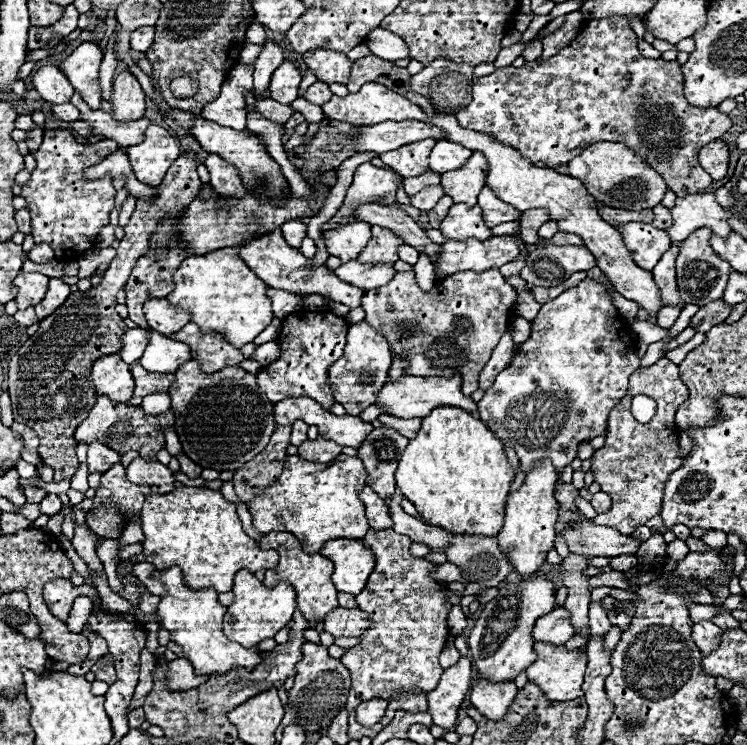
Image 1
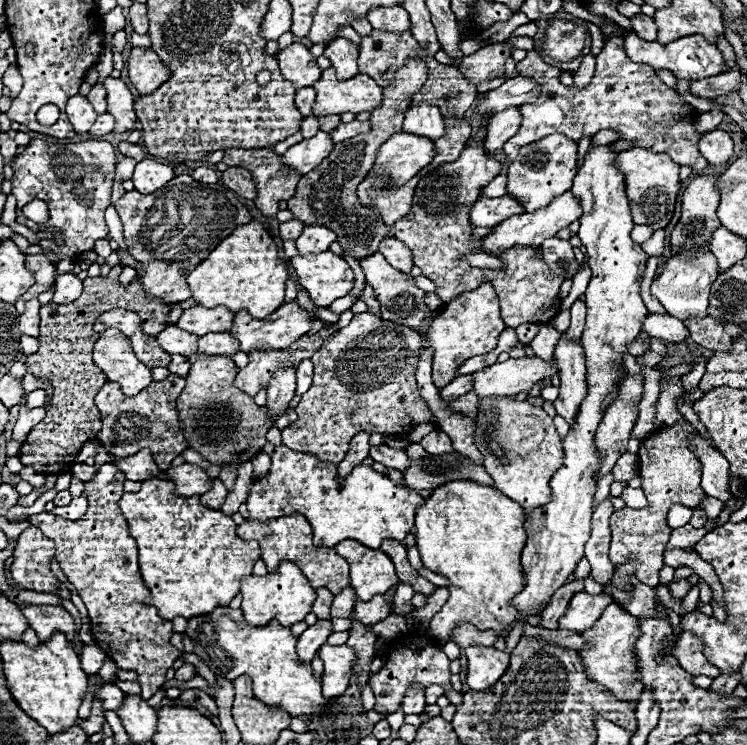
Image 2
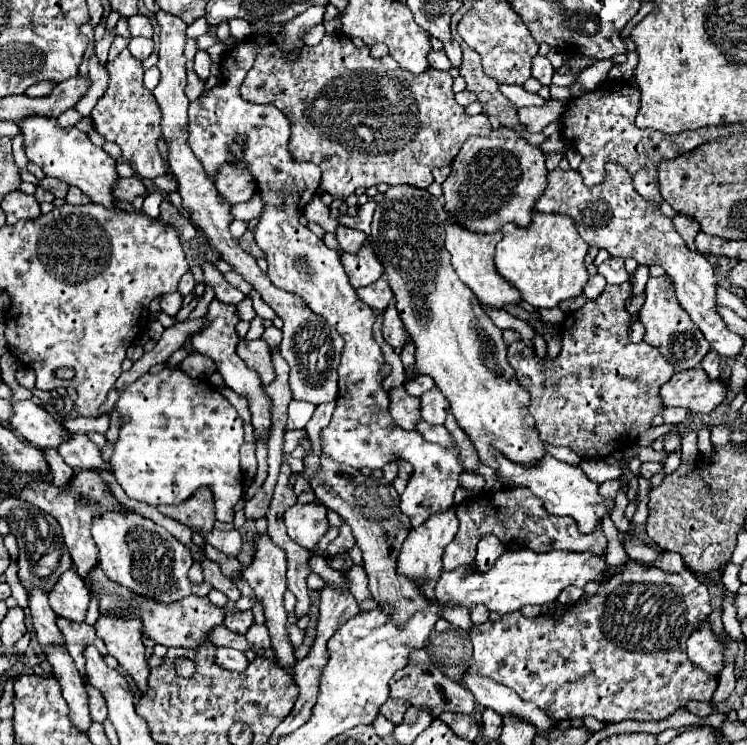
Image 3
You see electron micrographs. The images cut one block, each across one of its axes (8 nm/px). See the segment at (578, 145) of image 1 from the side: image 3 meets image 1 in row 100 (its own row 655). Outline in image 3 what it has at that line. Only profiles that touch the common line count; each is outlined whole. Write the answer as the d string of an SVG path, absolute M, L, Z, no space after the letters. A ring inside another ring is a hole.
M632 562L624 568L624 572L620 576L614 576L612 580L608 580L608 584L600 586L600 590L594 594L594 598L580 602L578 606L568 606L562 620L552 620L550 616L536 616L536 618L524 618L520 612L510 612L508 616L502 616L500 622L484 622L484 624L476 624L468 630L470 642L472 642L472 658L468 662L468 672L476 672L482 676L488 676L496 682L502 682L504 686L512 688L522 700L526 702L534 702L538 708L542 708L550 720L554 724L562 722L562 720L574 720L574 718L586 718L592 716L600 722L622 722L622 720L664 720L668 716L672 716L678 708L686 706L686 702L690 700L712 700L712 694L718 686L718 676L710 676L708 672L696 668L696 664L692 664L688 660L686 654L686 640L688 636L700 628L704 622L708 622L708 616L712 612L710 606L710 596L708 596L708 588L696 580L696 576L690 570L682 570L682 572L664 572L658 568L644 568L640 562Z

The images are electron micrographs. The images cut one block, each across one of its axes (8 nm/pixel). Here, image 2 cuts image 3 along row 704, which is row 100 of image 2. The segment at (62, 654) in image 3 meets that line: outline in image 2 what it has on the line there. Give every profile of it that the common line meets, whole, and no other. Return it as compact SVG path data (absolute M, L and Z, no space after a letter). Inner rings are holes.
M76 94L76 96L72 96L68 100L66 114L68 114L68 120L72 122L72 126L74 126L74 130L78 134L88 134L92 124L94 124L94 120L96 120L96 116L98 116L94 112L92 104L88 102L88 98L82 96L82 94Z

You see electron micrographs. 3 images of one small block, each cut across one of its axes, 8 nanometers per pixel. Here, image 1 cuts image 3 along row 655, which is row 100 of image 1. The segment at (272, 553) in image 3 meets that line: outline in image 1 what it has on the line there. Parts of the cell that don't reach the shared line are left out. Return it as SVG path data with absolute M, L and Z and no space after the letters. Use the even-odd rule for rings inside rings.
M282 62L270 82L270 98L276 102L294 102L298 98L298 86L300 86L300 72L292 62Z

